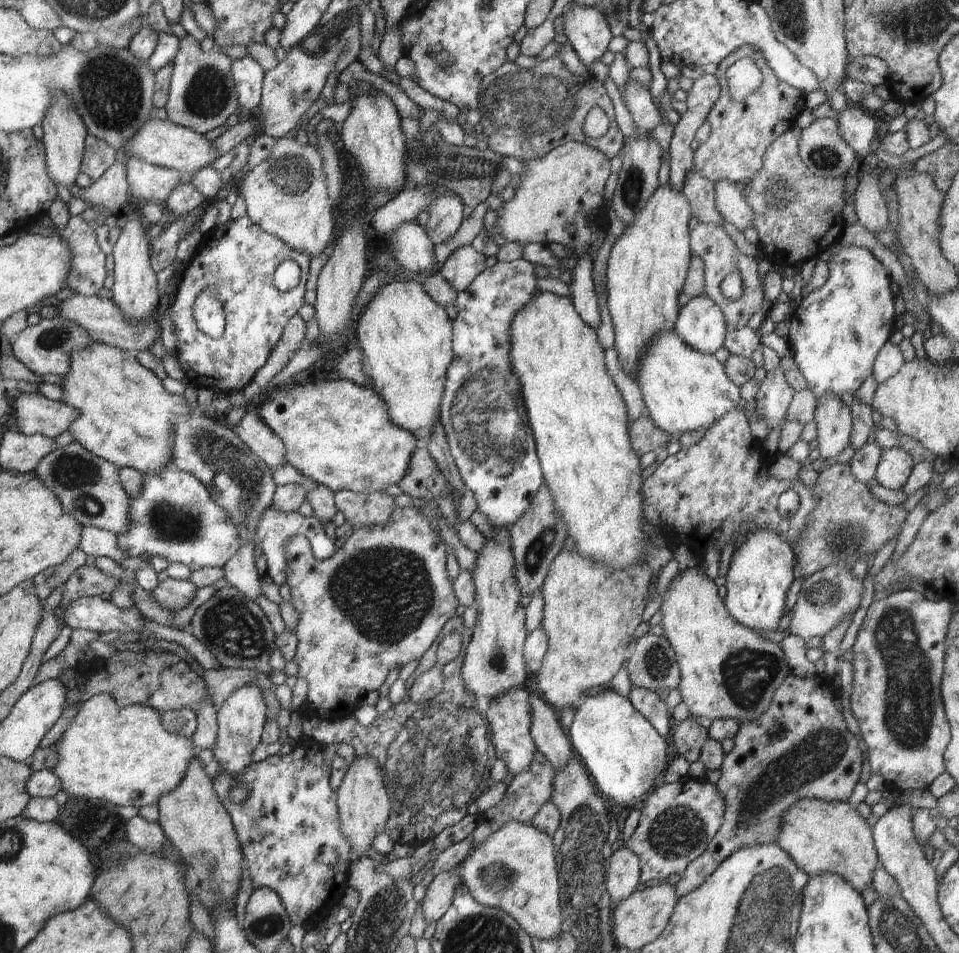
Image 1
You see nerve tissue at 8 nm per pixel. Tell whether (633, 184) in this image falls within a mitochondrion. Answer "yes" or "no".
yes

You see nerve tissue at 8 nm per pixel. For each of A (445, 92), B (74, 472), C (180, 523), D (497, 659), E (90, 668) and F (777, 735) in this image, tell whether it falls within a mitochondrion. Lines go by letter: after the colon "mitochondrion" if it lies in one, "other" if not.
A: other
B: mitochondrion
C: mitochondrion
D: mitochondrion
E: other
F: mitochondrion

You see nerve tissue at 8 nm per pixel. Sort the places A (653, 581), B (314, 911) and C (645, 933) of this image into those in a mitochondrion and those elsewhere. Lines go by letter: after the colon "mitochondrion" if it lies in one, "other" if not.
A: other
B: other
C: other

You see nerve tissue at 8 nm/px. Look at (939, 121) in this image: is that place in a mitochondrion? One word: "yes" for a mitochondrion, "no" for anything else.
no

